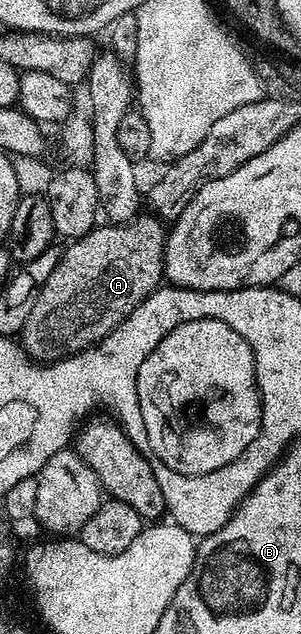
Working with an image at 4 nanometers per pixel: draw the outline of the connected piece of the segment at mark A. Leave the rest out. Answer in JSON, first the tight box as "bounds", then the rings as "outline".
{"bounds":[19,216,167,364],"outline":[[[138,216],[128,224],[98,224],[93,227],[91,232],[87,232],[82,238],[72,239],[72,241],[66,245],[69,247],[67,247],[66,250],[62,249],[60,251],[55,268],[51,272],[51,276],[47,276],[43,288],[37,293],[37,299],[31,308],[31,316],[27,316],[27,322],[23,324],[19,335],[19,345],[30,358],[42,364],[46,362],[58,362],[61,358],[67,358],[71,354],[80,354],[81,351],[87,349],[88,346],[94,346],[95,343],[102,342],[148,294],[152,294],[154,290],[162,285],[163,275],[165,273],[167,226],[166,223],[162,222],[161,219],[156,216],[145,217],[146,216]]]}

